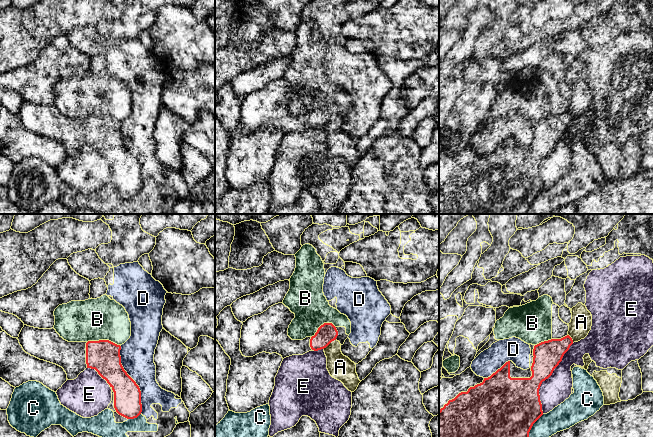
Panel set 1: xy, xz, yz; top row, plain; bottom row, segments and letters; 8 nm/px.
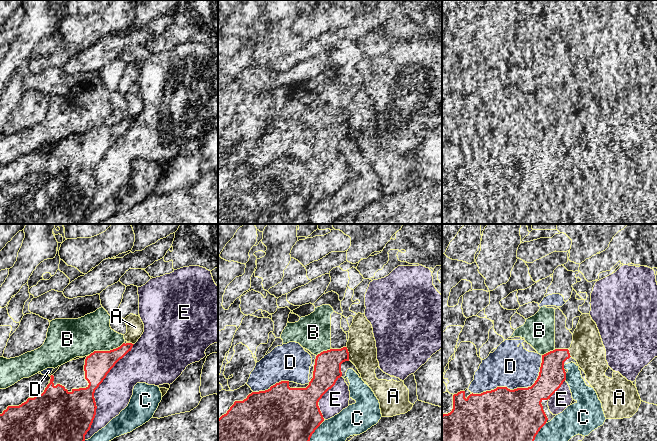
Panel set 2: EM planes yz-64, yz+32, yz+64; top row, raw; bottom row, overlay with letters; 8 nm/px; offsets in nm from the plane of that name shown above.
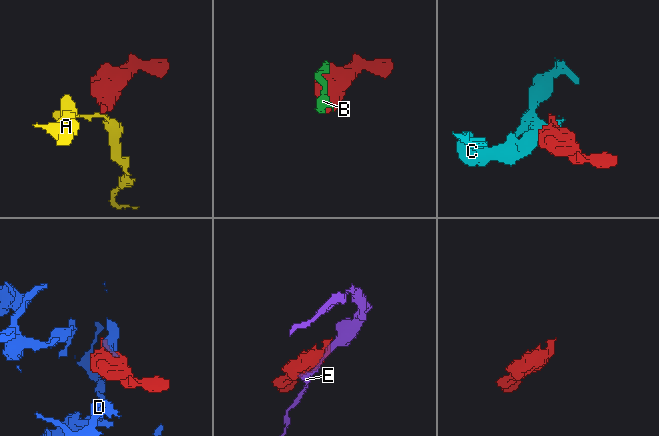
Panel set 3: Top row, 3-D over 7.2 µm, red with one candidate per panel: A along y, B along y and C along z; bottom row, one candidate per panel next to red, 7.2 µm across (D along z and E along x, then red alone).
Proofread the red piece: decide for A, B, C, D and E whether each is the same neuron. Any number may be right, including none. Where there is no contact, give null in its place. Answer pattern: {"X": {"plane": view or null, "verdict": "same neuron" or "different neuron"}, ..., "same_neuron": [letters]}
{"A": {"plane": "xz", "verdict": "different neuron"}, "B": {"plane": "xy", "verdict": "different neuron"}, "C": {"plane": "xy", "verdict": "different neuron"}, "D": {"plane": "xy", "verdict": "different neuron"}, "E": {"plane": "yz", "verdict": "different neuron"}, "same_neuron": []}

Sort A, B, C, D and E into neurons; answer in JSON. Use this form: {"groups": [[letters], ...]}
{"groups": [["A"], ["B"], ["C", "D"], ["E"]]}

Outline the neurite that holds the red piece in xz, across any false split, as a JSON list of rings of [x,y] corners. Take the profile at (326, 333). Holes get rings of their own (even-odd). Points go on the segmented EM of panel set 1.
[[[283,303],[275,304],[263,313],[248,318],[241,329],[242,355],[253,357],[262,352],[277,353],[284,359],[324,349],[338,336],[332,323],[324,323],[314,336],[292,340],[288,336],[288,328],[294,318],[295,314]]]

